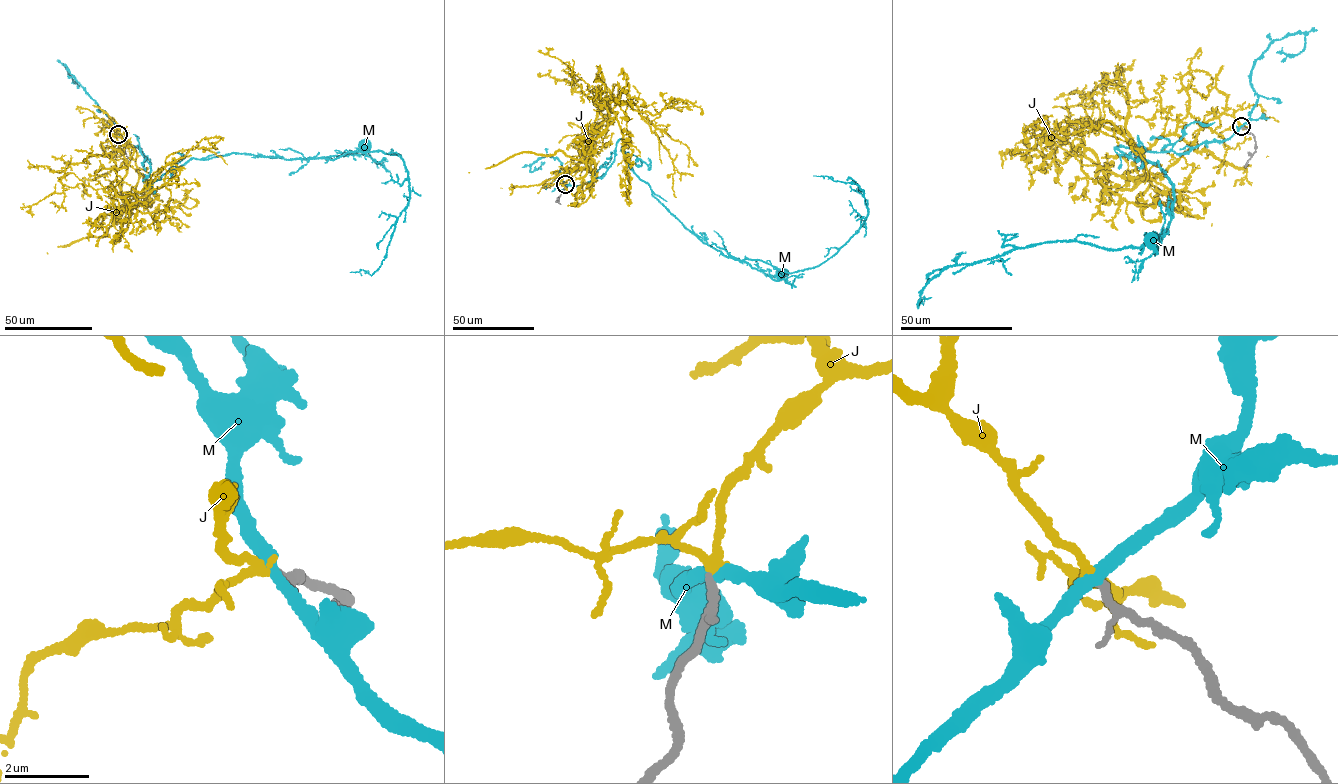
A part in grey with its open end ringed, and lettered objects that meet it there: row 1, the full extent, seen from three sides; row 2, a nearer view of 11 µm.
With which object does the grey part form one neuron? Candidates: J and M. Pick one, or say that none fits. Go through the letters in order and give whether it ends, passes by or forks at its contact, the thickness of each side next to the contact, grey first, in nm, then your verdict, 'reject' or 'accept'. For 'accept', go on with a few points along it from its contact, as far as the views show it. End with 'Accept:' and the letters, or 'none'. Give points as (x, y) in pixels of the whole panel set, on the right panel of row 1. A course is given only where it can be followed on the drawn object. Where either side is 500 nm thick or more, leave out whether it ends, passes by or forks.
J: it passes by | 160/180 nm | accept | via (1242, 126), (1214, 117), (1151, 180), (1126, 132), (1056, 126), (1081, 135), (1111, 123), (1145, 161), (1145, 183)
M: it passes by | 170/300 nm | reject
Accept: J

